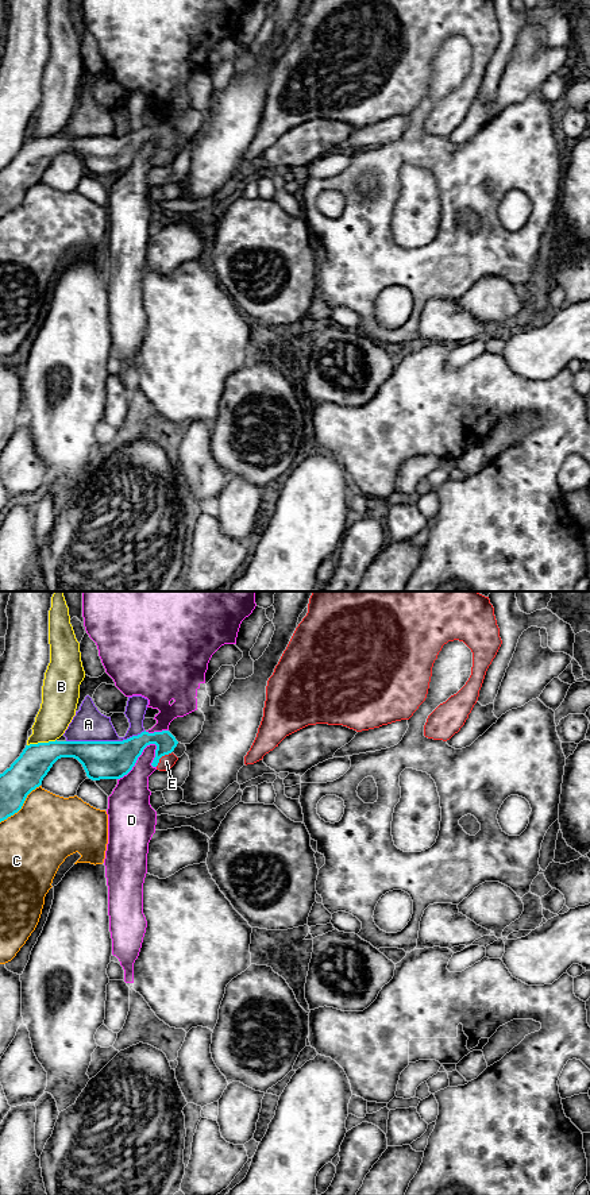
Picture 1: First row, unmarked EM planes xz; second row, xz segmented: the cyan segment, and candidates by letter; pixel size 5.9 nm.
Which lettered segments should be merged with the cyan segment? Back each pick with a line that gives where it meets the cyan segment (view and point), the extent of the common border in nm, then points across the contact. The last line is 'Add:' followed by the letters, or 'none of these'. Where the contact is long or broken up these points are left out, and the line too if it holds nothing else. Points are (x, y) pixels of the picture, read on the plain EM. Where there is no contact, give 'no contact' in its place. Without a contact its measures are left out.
E: meets cyan in xz at (162, 150); contact 140 nm long; runs through xz (120, 151), (142, 135), (162, 150), (166, 157)
Add: E

